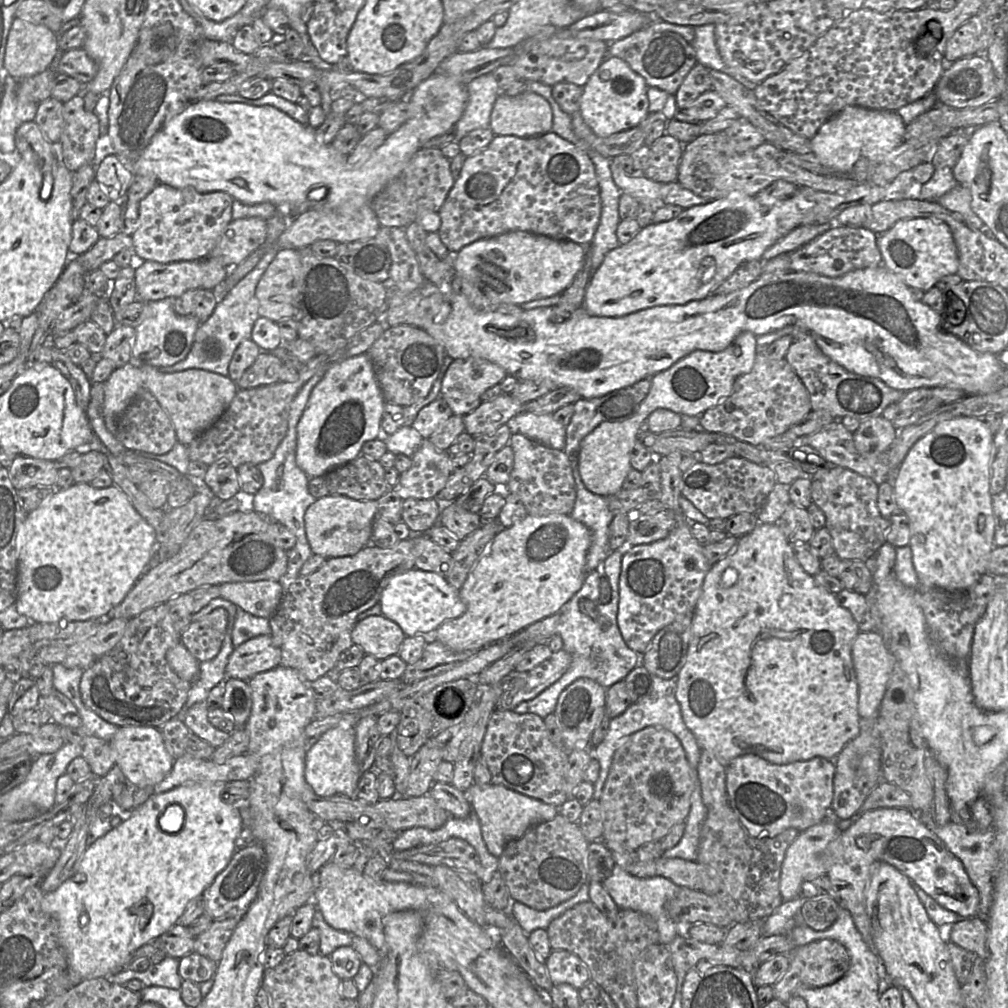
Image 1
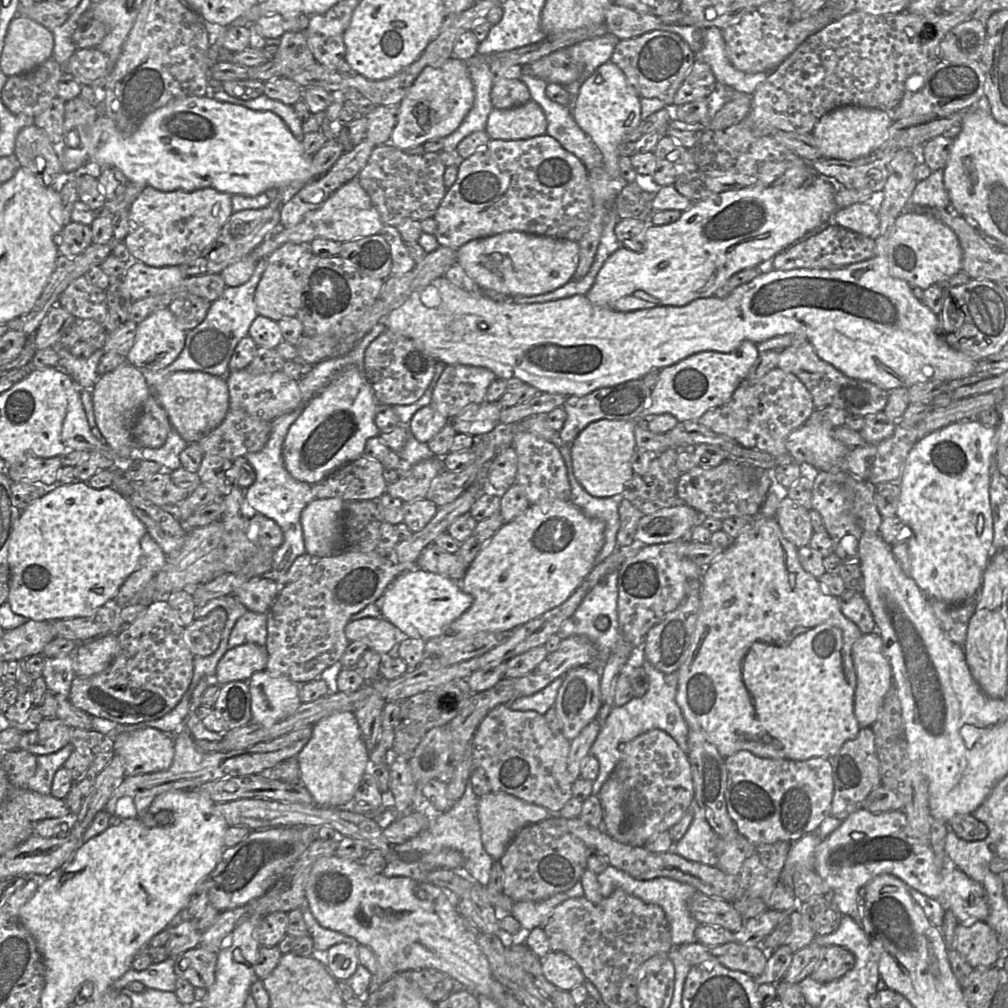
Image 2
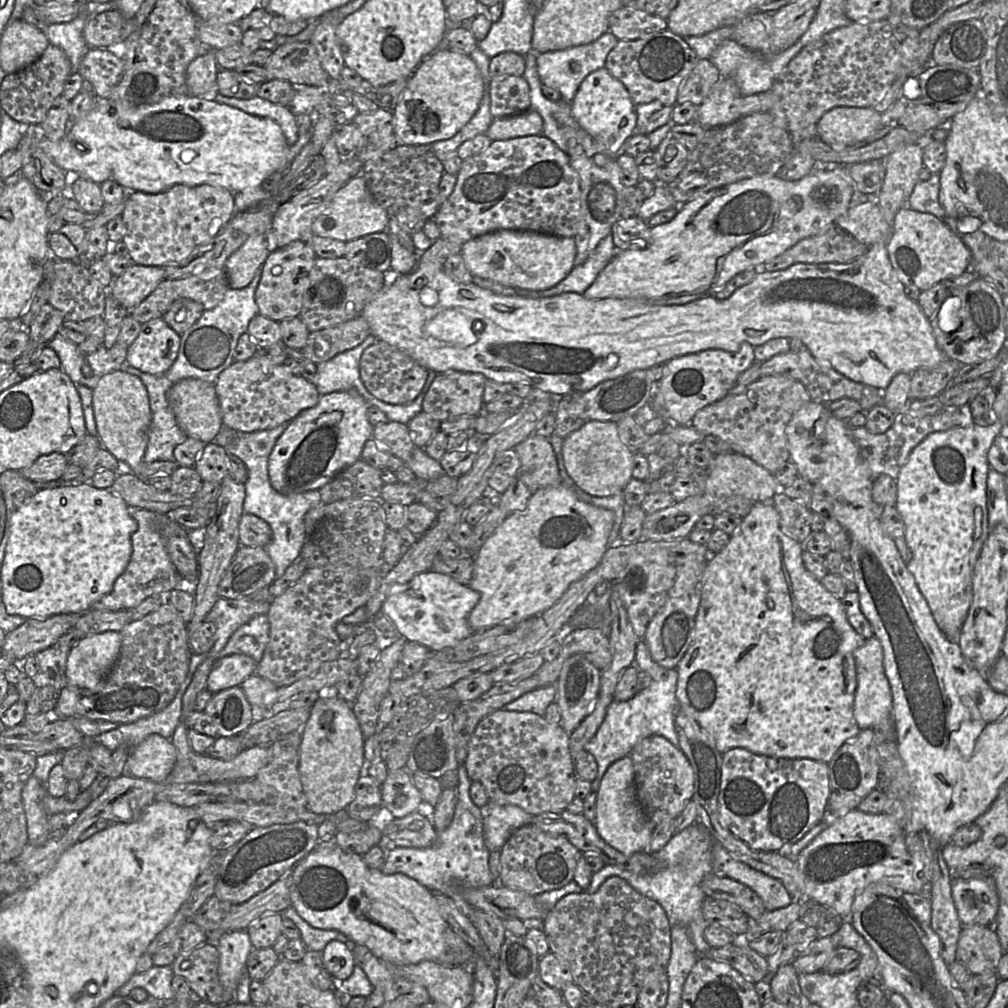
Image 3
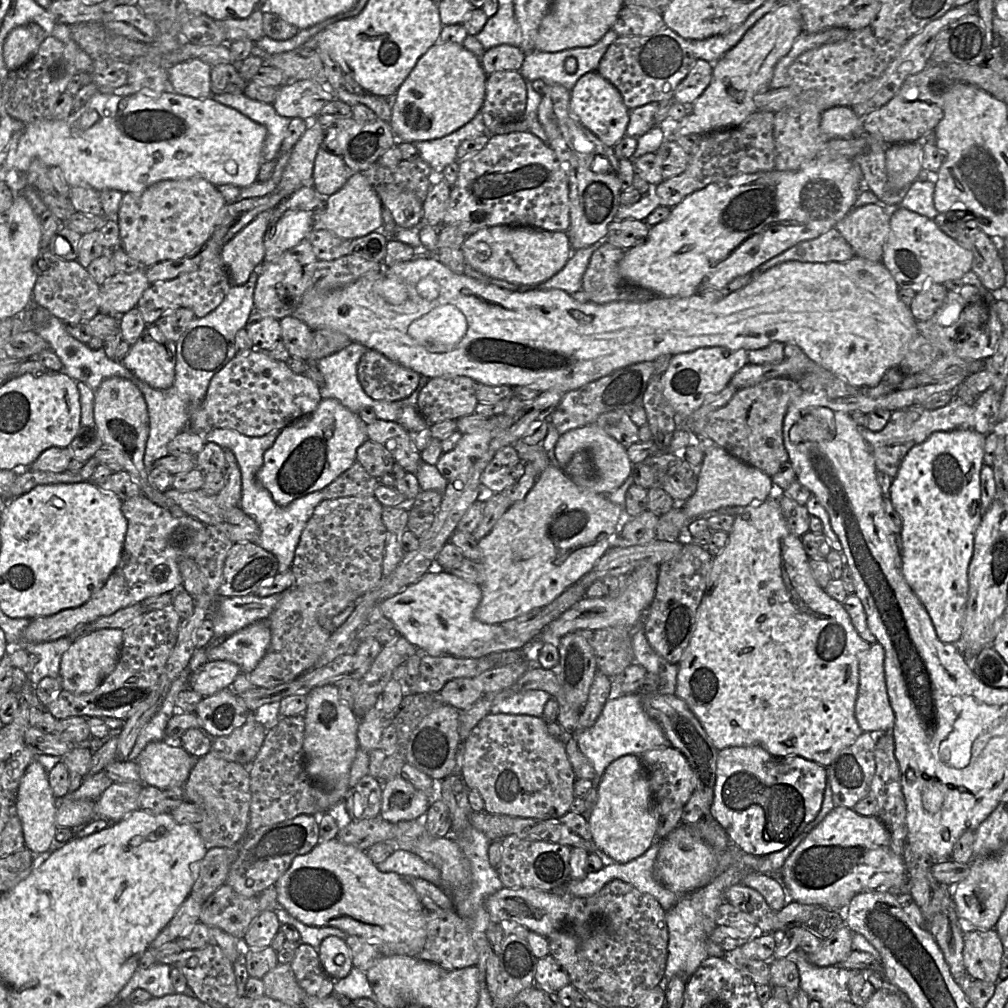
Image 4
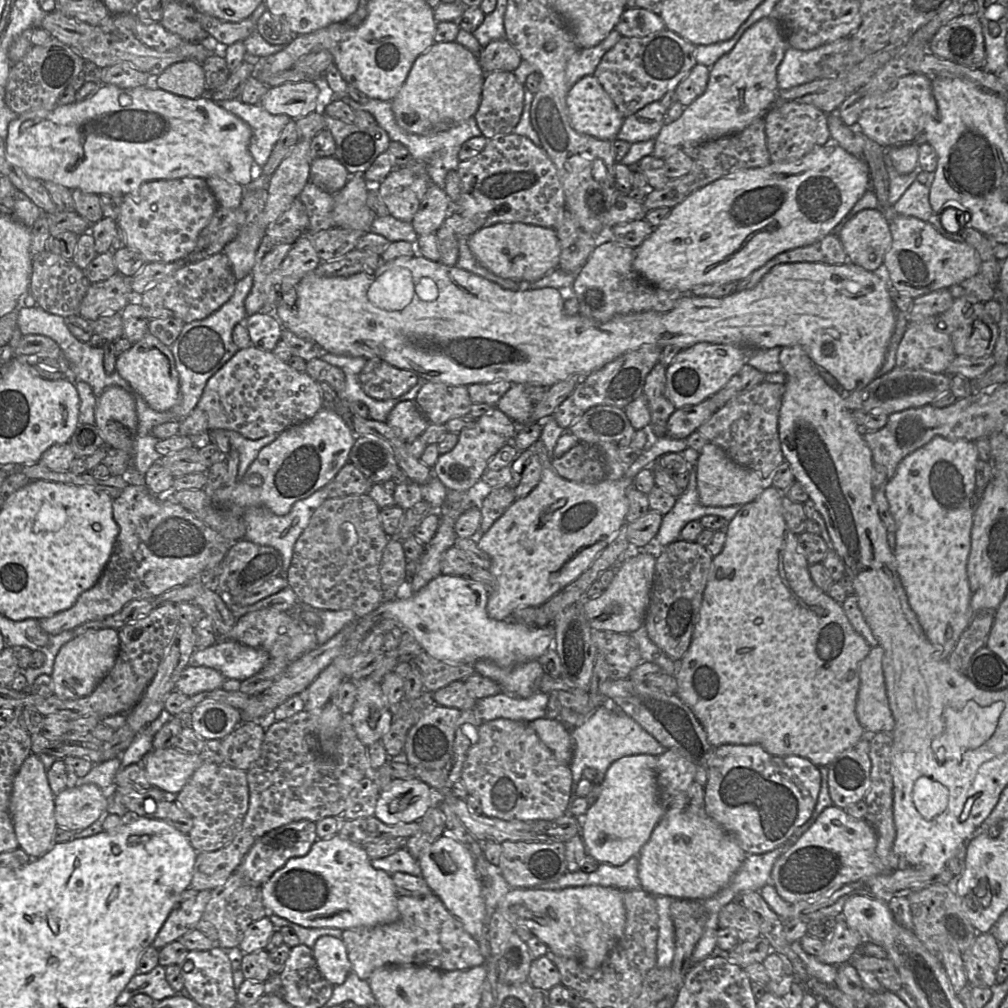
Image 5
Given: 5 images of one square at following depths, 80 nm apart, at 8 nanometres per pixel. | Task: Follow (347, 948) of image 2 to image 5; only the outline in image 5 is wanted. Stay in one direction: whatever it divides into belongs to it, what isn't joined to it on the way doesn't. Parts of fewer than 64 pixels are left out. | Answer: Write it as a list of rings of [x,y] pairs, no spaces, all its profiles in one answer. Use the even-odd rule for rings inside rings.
[[[330,935],[320,936],[312,951],[322,976],[333,986],[342,984],[351,971],[343,940]]]

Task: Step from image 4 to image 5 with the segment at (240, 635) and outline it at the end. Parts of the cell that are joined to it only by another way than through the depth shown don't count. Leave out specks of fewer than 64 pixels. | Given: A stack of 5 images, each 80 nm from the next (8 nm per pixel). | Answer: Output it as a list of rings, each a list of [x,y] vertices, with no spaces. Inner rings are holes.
[[[221,641],[192,654],[194,666],[205,666],[221,672],[227,679],[241,682],[260,672],[269,661],[269,654],[238,641]]]

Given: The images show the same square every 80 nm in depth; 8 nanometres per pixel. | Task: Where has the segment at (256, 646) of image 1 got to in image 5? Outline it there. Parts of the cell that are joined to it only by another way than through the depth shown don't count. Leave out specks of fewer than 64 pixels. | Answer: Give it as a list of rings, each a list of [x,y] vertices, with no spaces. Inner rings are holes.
[[[187,666],[180,674],[175,691],[189,697],[200,692],[222,688],[227,678],[216,669],[205,666]]]

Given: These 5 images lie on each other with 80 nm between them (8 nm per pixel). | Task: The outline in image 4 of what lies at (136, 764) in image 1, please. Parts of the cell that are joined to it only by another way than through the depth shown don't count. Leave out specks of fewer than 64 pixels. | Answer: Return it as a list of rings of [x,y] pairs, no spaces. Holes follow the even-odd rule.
[[[162,740],[147,744],[136,762],[144,785],[168,789],[184,786],[197,759],[178,742]]]

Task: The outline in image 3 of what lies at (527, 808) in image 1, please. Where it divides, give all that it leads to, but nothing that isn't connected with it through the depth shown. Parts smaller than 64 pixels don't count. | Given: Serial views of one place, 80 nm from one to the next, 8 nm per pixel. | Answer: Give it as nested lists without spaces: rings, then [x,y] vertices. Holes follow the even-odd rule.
[[[489,802],[484,808],[484,841],[490,852],[500,851],[515,830],[531,824],[534,818],[516,805]]]

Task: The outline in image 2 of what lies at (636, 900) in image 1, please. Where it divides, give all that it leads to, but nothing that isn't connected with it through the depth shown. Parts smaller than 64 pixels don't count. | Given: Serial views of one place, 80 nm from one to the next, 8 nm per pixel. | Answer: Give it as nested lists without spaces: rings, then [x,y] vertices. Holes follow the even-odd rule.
[[[609,865],[601,874],[597,875],[597,879],[604,897],[610,896],[616,888],[622,888],[628,894],[633,895],[646,903],[660,906],[665,912],[670,927],[673,946],[692,944],[697,941],[694,932],[700,924],[691,915],[688,908],[689,900],[696,892],[699,892],[693,886],[667,877],[657,877],[650,880],[637,880],[624,871],[611,865]]]

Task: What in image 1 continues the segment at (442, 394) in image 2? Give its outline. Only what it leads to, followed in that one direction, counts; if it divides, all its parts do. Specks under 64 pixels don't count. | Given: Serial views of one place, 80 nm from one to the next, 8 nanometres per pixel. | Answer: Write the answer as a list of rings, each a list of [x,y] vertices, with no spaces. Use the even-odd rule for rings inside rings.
[[[482,358],[457,359],[449,365],[442,379],[440,397],[446,401],[453,415],[464,417],[482,403],[481,396],[486,390],[500,384],[507,375],[502,367]]]

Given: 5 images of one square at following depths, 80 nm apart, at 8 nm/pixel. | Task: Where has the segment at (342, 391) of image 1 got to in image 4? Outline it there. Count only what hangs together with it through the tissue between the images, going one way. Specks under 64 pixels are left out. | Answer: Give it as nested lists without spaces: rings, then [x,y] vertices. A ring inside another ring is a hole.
[[[322,399],[311,414],[283,428],[263,455],[258,482],[281,507],[307,494],[321,491],[356,462],[356,452],[368,438],[366,424],[338,400]]]

